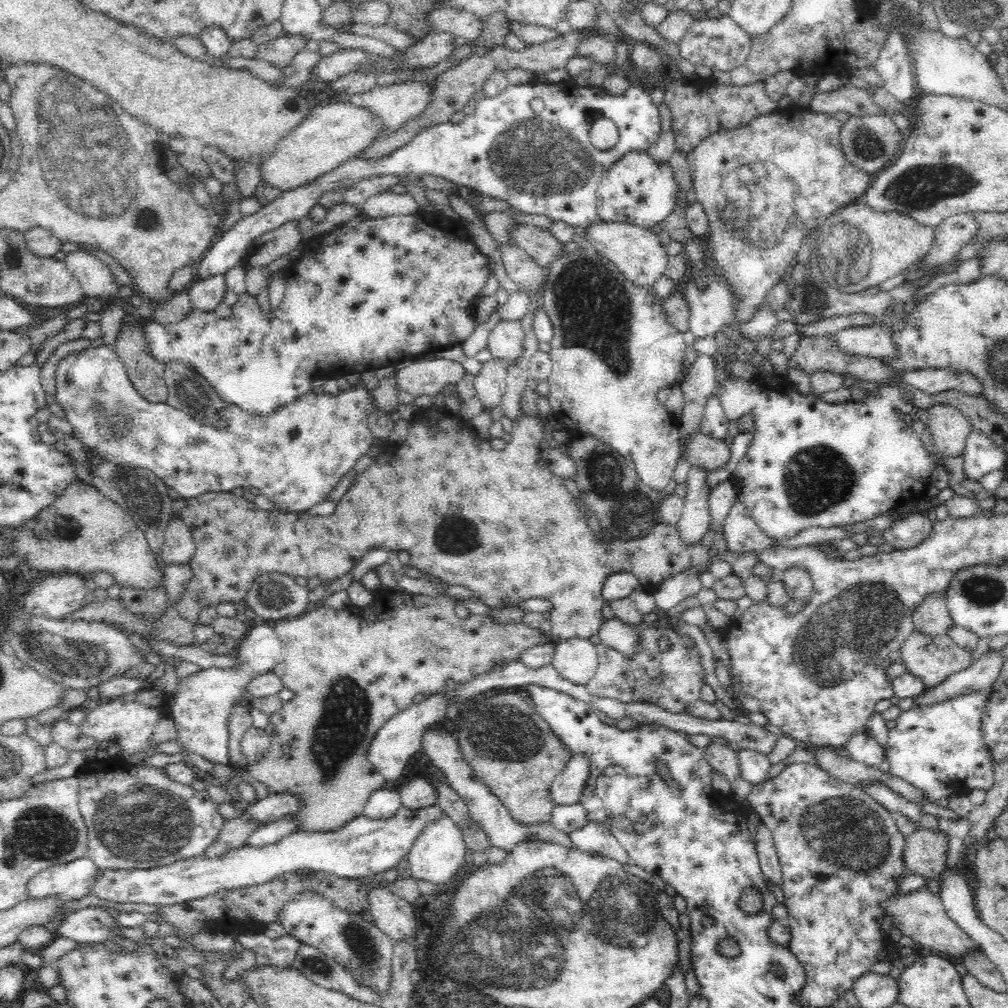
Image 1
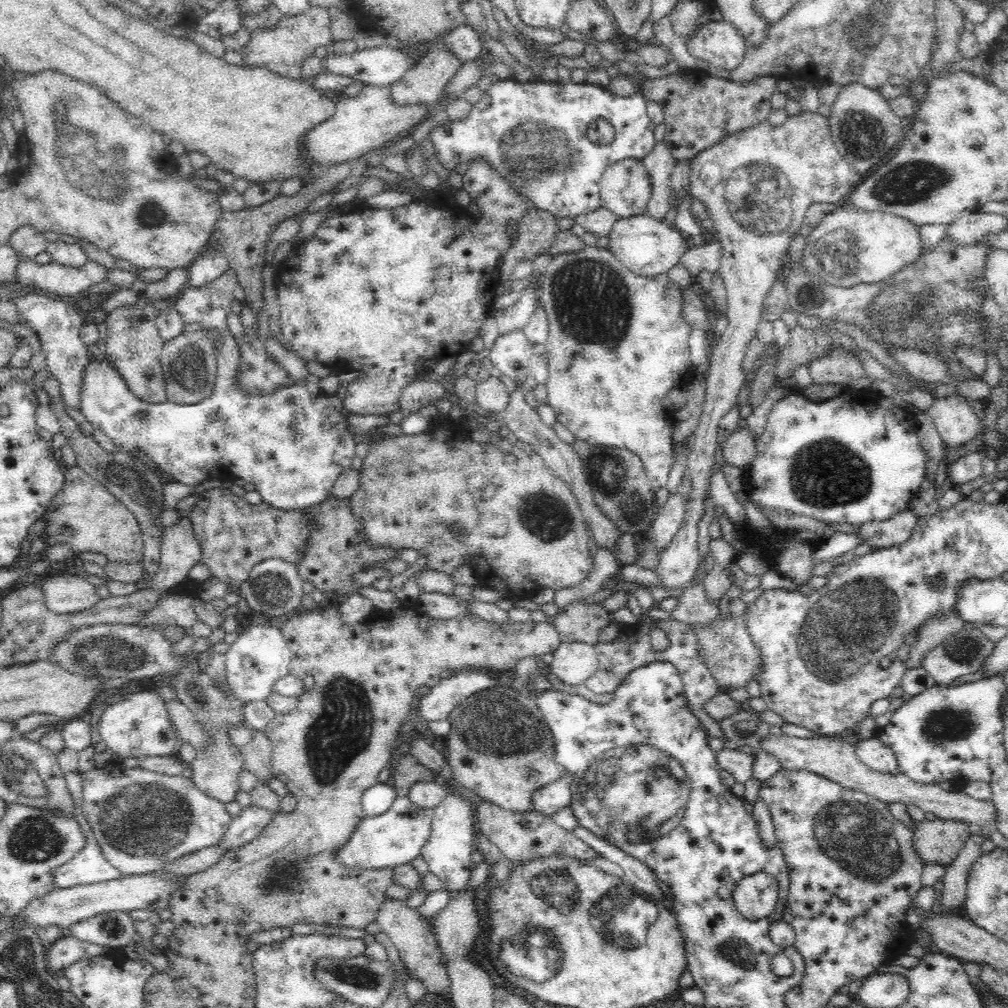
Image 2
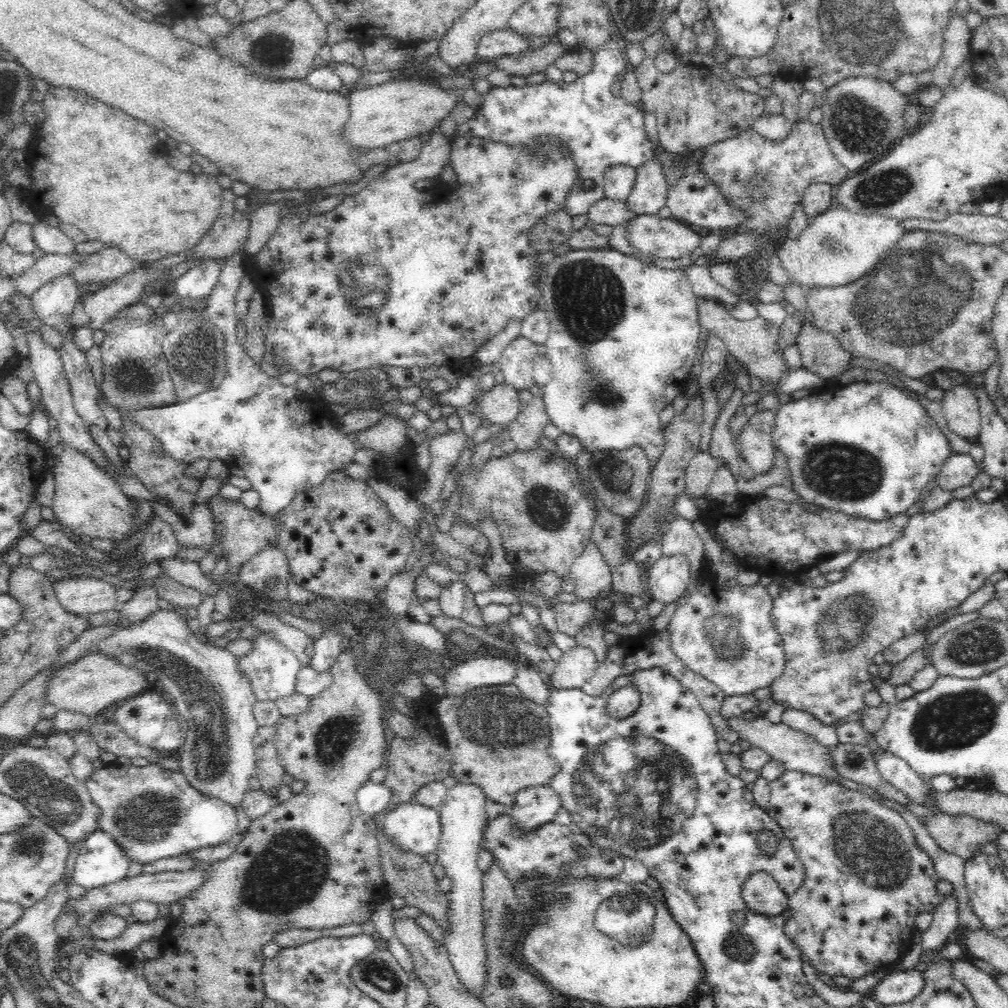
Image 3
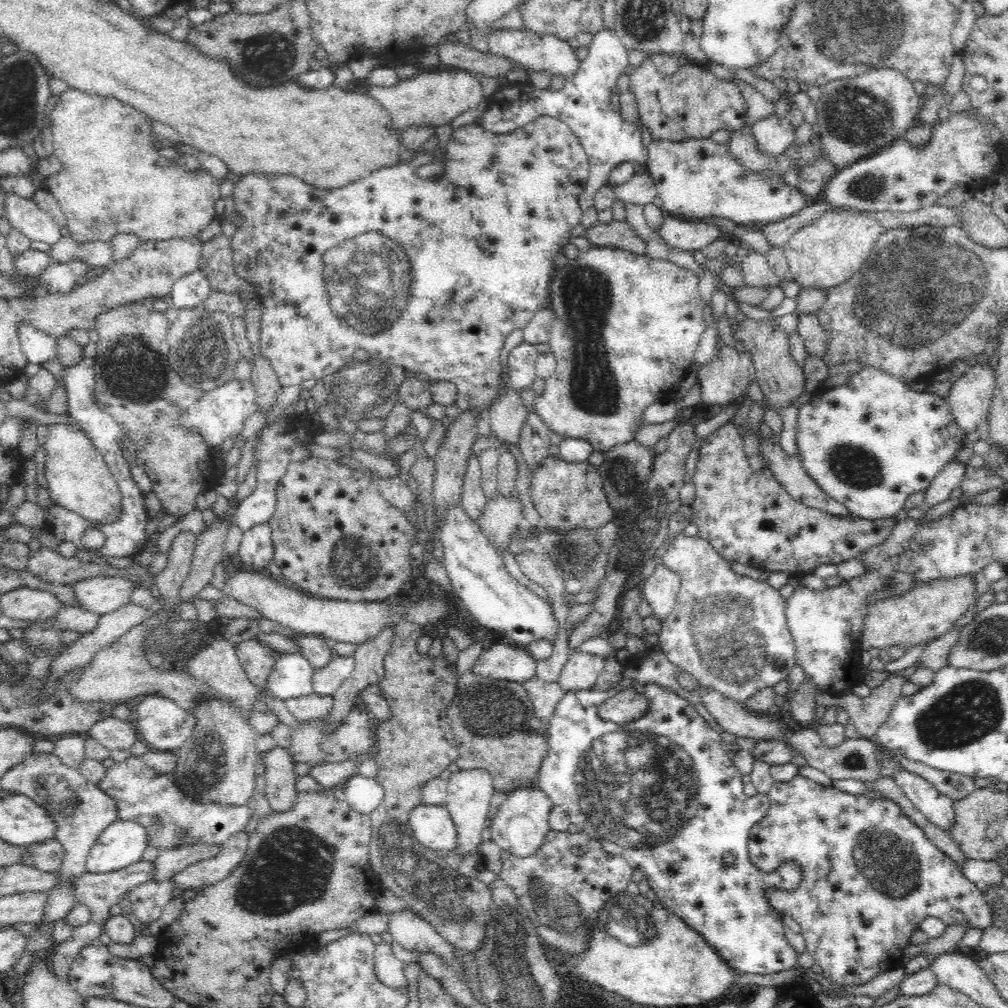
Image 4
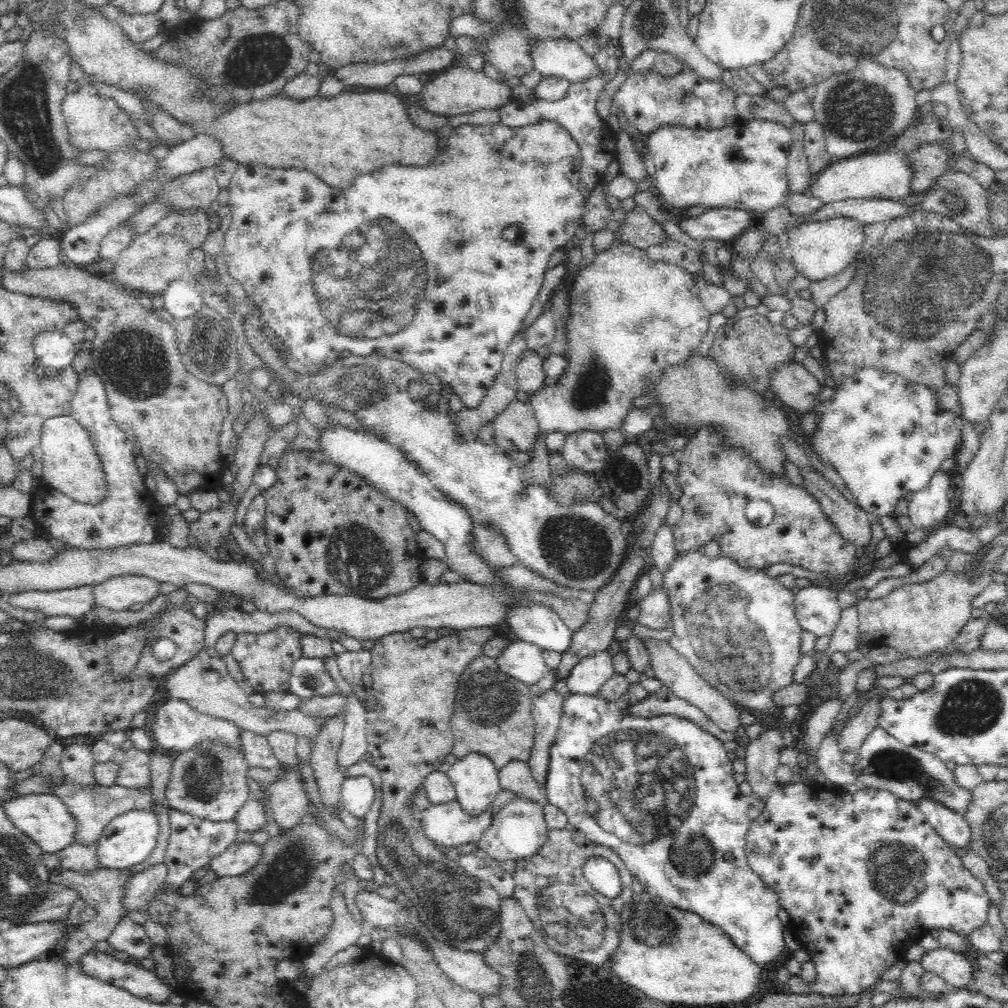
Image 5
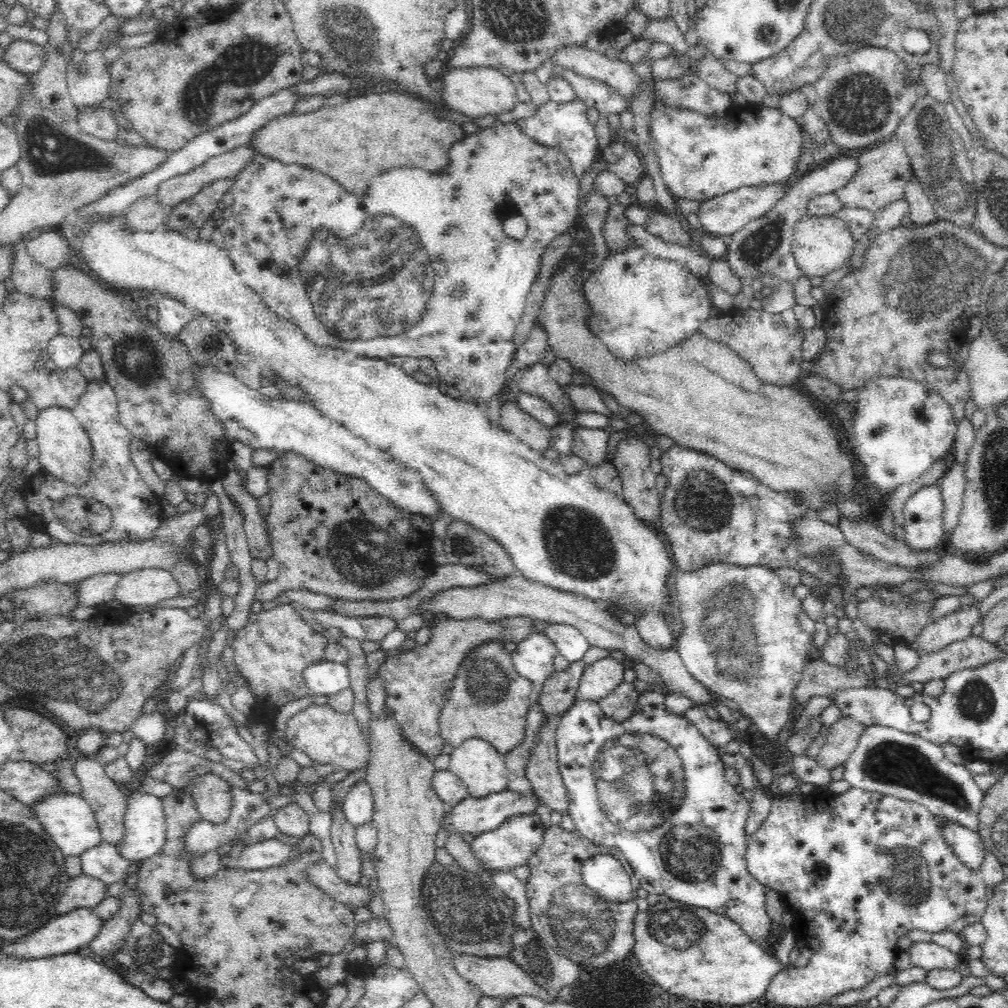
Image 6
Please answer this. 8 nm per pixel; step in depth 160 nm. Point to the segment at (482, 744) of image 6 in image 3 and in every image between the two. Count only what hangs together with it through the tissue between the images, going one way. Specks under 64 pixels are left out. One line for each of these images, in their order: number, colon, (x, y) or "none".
3: (463, 819)
4: (470, 791)
5: (475, 778)

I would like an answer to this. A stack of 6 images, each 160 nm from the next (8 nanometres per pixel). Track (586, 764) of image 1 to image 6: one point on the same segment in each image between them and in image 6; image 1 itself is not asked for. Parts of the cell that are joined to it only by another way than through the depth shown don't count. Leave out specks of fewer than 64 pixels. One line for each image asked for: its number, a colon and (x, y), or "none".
2: (547, 800)
3: (534, 806)
4: (522, 821)
5: (517, 831)
6: (512, 843)

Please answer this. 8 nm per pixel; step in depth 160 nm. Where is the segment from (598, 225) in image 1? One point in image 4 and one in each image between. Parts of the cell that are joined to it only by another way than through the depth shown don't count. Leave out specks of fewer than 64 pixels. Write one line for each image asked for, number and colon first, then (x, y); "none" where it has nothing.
2: (648, 247)
3: (655, 237)
4: (685, 235)

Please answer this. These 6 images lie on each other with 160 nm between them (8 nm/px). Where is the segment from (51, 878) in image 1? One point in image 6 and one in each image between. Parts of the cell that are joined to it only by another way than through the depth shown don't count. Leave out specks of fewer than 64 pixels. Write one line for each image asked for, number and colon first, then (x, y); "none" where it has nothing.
2: (89, 866)
3: (100, 860)
4: (121, 844)
5: (128, 839)
6: (144, 834)

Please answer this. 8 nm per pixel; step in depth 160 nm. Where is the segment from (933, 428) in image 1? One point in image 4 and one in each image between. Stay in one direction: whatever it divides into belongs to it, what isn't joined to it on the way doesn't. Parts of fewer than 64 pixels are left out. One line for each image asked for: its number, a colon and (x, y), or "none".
2: (956, 422)
3: (961, 408)
4: (970, 397)

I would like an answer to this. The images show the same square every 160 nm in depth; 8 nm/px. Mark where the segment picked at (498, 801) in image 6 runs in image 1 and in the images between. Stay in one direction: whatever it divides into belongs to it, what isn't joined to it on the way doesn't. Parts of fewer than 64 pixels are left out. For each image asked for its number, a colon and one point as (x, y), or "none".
1: (364, 846)
2: (396, 837)
3: (413, 827)
4: (433, 827)
5: (447, 825)

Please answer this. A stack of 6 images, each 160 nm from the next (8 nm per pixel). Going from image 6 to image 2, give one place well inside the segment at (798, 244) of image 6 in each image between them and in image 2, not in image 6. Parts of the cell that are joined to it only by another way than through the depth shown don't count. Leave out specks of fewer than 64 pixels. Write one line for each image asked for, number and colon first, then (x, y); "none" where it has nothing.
2: (850, 246)
3: (837, 247)
4: (826, 252)
5: (820, 249)

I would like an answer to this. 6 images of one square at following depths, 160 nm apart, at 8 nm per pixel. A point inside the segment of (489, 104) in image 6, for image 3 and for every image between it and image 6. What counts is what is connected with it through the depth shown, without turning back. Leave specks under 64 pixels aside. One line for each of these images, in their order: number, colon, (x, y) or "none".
3: (397, 110)
4: (433, 98)
5: (458, 90)

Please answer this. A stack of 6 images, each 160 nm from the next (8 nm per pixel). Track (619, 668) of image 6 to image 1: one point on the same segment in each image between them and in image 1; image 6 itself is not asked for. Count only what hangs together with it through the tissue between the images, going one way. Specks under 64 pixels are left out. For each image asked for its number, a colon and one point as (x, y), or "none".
1: (576, 660)
2: (573, 662)
3: (574, 668)
4: (581, 671)
5: (586, 677)

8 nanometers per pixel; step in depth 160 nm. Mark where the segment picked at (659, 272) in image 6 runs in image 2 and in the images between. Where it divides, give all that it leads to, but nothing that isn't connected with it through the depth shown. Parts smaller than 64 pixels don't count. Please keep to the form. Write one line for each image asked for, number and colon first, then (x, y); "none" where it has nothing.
2: (617, 344)
3: (624, 335)
4: (626, 328)
5: (631, 317)

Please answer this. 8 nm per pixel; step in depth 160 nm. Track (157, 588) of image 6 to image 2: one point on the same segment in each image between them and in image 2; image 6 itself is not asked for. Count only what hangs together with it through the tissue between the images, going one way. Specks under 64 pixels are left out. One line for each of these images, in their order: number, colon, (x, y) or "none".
2: (63, 594)
3: (78, 596)
4: (100, 595)
5: (124, 592)

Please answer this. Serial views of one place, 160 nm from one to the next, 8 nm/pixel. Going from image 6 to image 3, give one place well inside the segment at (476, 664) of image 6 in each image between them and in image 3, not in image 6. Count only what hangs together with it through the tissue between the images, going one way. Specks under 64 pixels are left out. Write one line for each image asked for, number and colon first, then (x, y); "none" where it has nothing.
3: (502, 746)
4: (494, 724)
5: (492, 716)

